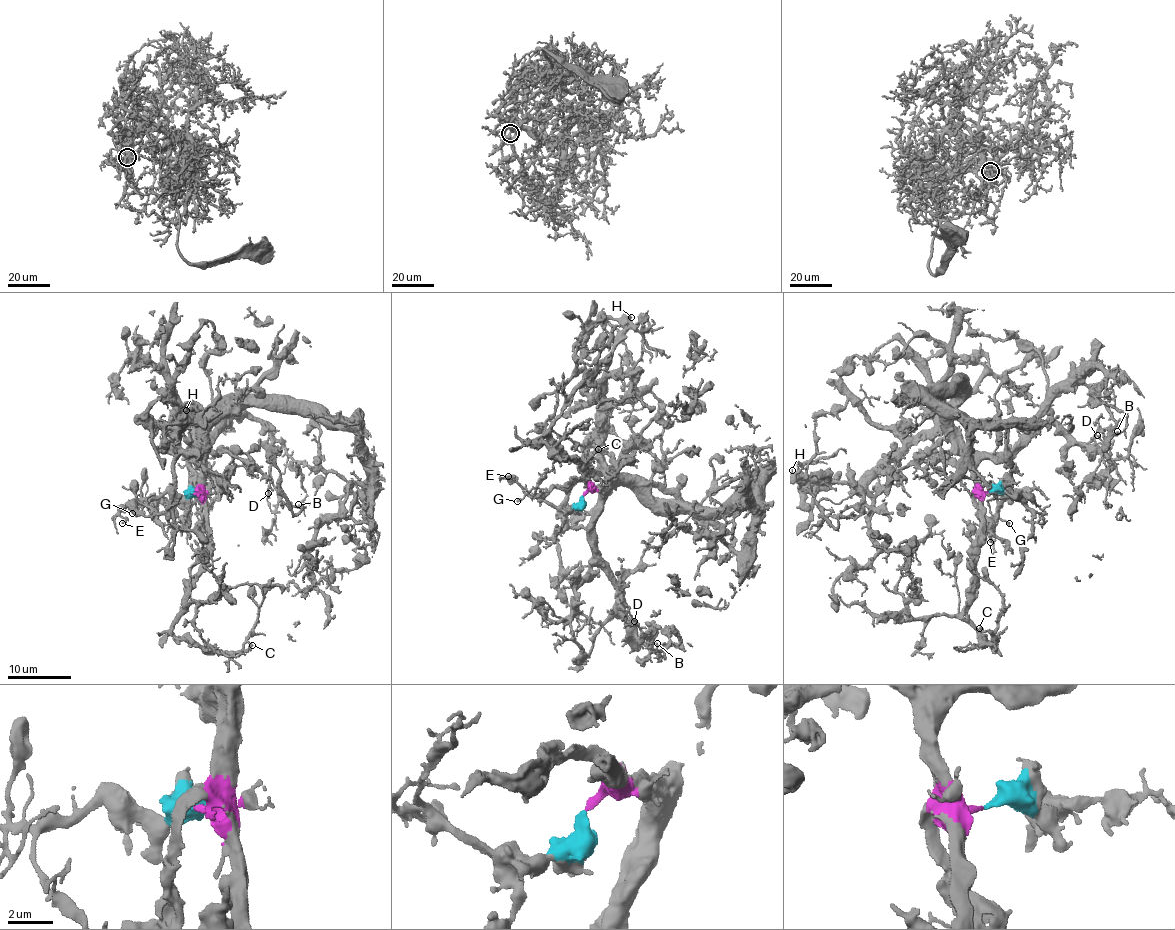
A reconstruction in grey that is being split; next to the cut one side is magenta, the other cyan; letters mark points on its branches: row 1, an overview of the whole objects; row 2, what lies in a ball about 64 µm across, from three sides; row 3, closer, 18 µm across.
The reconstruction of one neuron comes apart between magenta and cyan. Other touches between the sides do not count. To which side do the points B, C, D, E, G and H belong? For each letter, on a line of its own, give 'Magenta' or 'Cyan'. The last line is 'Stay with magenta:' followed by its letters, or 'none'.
B: Magenta
C: Magenta
D: Magenta
E: Cyan
G: Cyan
H: Magenta
Stay with magenta: B, C, D, H

